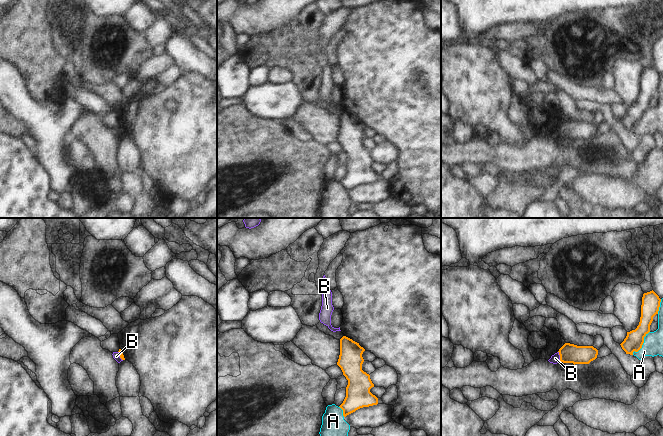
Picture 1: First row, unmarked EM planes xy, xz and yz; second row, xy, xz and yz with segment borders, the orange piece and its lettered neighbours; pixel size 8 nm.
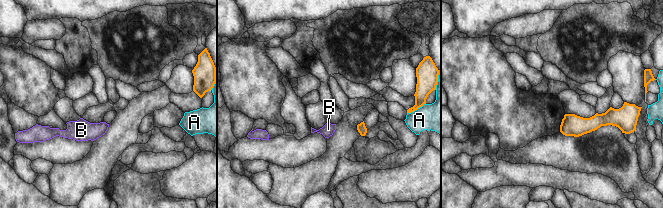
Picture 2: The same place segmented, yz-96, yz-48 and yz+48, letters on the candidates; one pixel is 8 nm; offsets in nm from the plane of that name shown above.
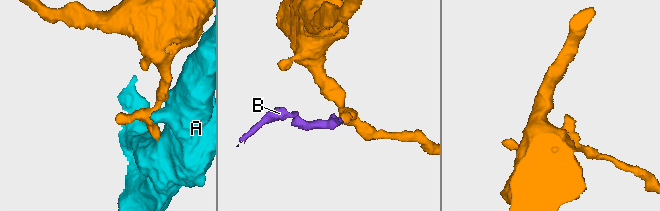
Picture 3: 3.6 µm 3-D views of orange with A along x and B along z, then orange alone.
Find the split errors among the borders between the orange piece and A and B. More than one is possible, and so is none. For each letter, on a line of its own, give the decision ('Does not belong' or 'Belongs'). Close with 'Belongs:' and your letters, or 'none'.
A: Does not belong
B: Does not belong
Belongs: none

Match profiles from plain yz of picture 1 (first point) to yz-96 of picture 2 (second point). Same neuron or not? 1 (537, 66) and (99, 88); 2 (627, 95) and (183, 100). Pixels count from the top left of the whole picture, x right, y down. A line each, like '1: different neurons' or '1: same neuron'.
1: same neuron
2: different neurons

